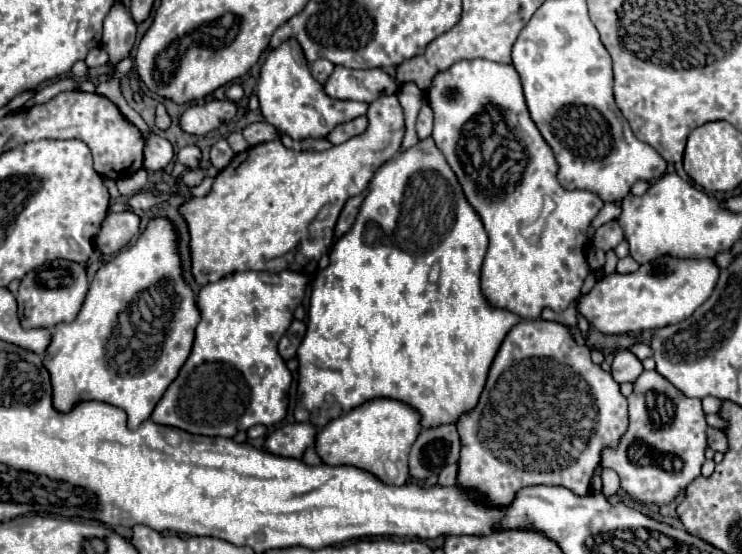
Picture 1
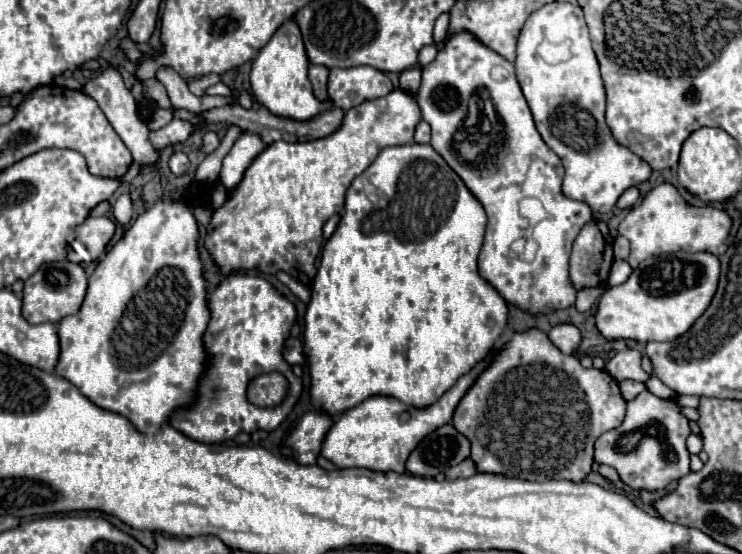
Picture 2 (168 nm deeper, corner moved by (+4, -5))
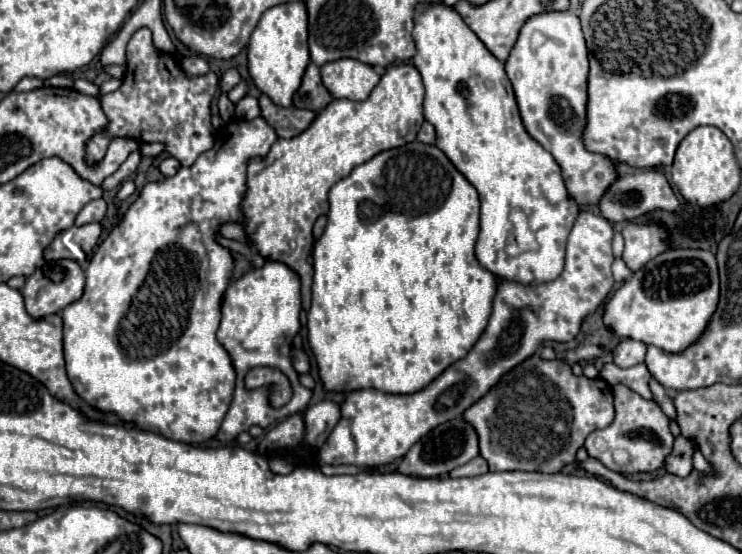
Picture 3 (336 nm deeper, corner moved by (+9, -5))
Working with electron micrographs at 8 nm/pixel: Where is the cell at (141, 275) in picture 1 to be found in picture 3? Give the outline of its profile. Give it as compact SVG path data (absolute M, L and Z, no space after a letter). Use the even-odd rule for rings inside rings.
M254 118L252 122L248 120L238 120L238 122L230 122L216 138L216 144L212 150L208 150L206 154L200 154L198 160L188 166L188 168L180 168L176 176L164 180L164 182L152 182L146 184L138 196L138 200L128 208L128 212L124 214L124 218L120 220L120 224L110 232L110 236L96 248L90 266L86 270L86 288L84 294L78 302L70 304L68 308L64 308L62 312L62 322L64 322L64 358L66 358L66 372L68 378L76 390L76 394L92 408L106 412L106 414L116 414L122 422L126 424L134 424L140 430L148 430L154 434L160 434L164 438L170 440L180 440L180 442L188 442L188 444L200 444L200 442L208 442L210 438L214 438L214 434L218 432L218 426L230 406L230 398L232 398L232 390L234 390L234 380L236 380L236 372L232 366L230 356L226 354L226 350L220 346L220 342L216 340L216 328L220 324L220 302L222 302L222 294L228 286L228 278L232 274L234 262L232 256L226 248L222 248L216 240L214 240L214 232L218 230L220 222L240 222L242 214L240 214L240 202L242 196L246 192L246 164L252 156L266 156L270 146L276 142L276 134L274 130L266 124L264 118Z

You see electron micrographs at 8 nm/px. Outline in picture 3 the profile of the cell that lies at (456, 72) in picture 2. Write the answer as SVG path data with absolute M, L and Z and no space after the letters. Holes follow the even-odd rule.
M444 4L420 6L414 22L414 40L418 52L412 58L412 62L418 68L426 88L424 118L436 128L436 146L448 156L448 160L458 168L458 172L480 194L480 234L476 242L478 262L500 280L520 282L526 286L556 280L564 268L566 236L570 234L580 214L578 204L566 192L558 162L526 132L504 64L498 58L494 58L494 54L466 26L466 22L454 8L448 8ZM516 206L532 212L532 224L538 224L534 232L529 229L528 215Z

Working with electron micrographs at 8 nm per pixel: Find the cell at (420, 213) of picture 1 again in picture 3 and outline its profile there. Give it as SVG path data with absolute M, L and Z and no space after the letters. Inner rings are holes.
M410 142L400 148L384 150L370 158L368 162L356 166L350 176L342 178L332 186L330 194L328 224L322 238L316 242L314 260L314 284L312 284L312 306L308 310L308 344L314 352L318 374L326 392L354 392L364 388L374 388L388 394L414 394L424 390L432 380L436 380L448 366L462 360L474 342L480 338L488 324L492 312L492 300L496 294L496 278L484 270L476 256L474 244L480 230L480 200L476 188L454 168L442 150L432 144Z

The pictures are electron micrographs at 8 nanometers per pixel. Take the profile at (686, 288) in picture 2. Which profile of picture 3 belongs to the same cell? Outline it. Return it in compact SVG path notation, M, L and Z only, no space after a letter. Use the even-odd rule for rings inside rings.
M666 250L636 270L604 304L604 324L618 338L632 338L666 352L682 352L710 320L718 304L718 268L710 250Z

